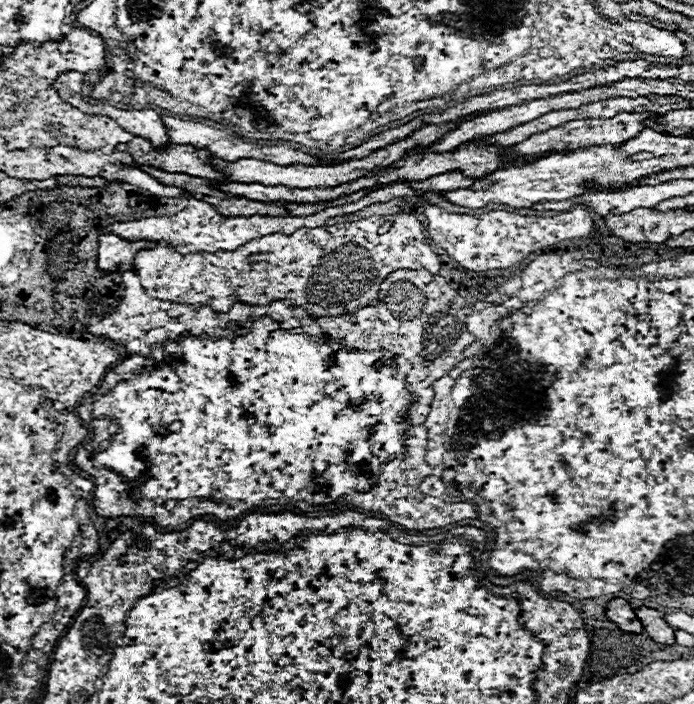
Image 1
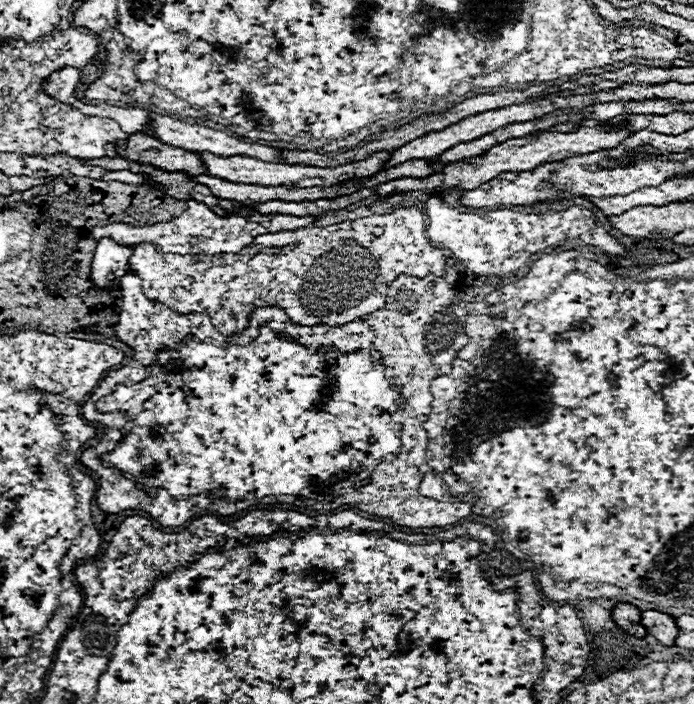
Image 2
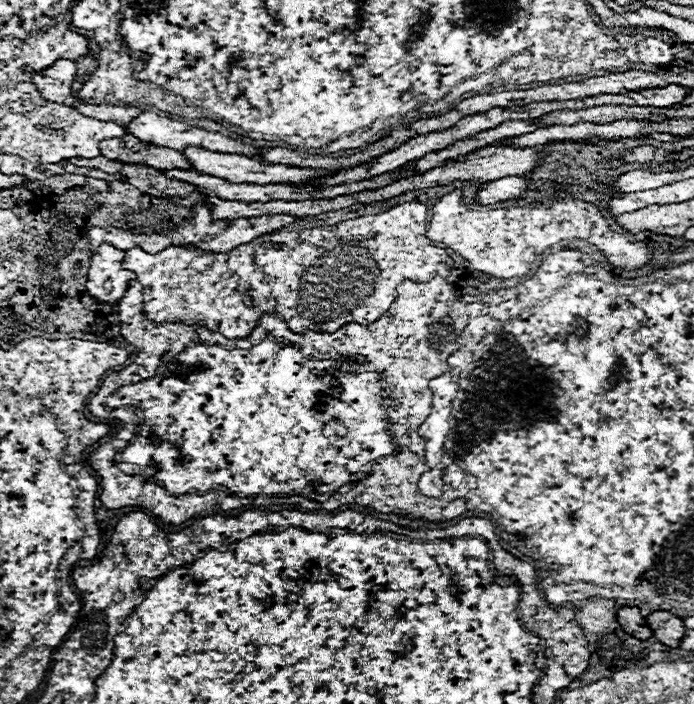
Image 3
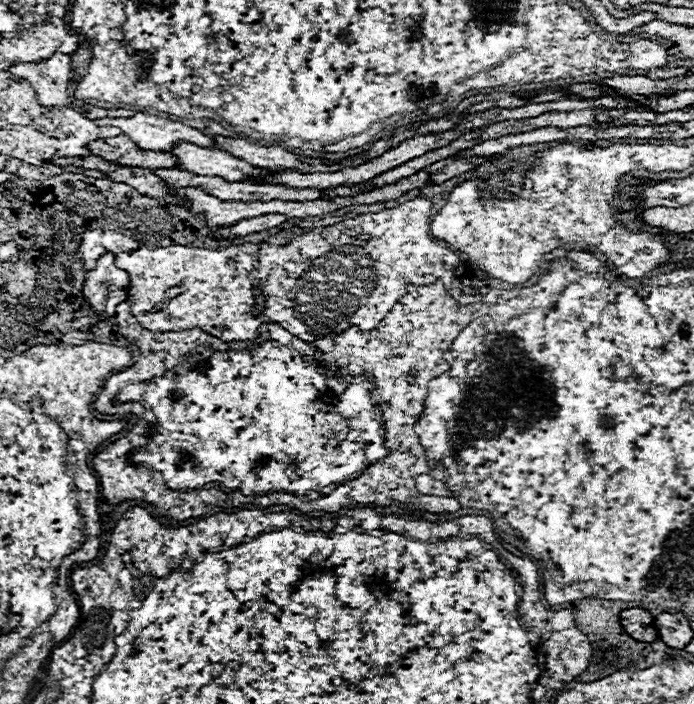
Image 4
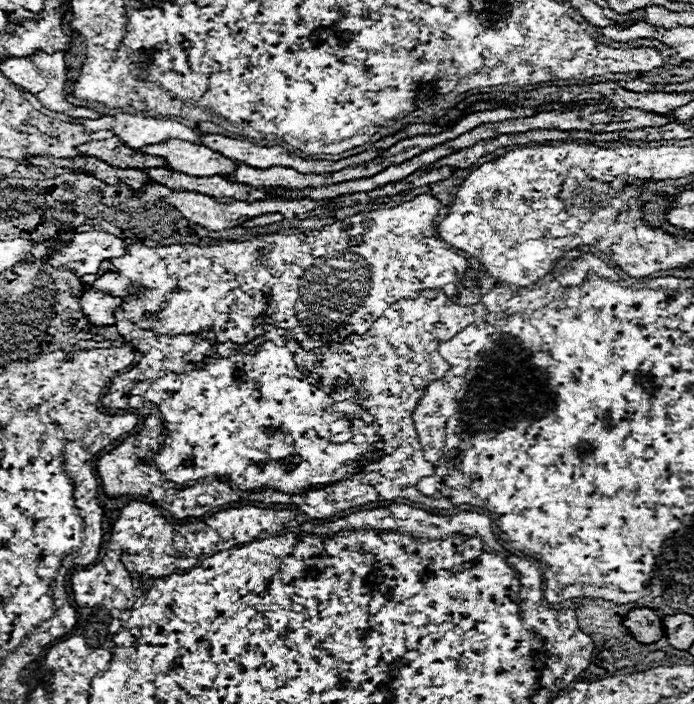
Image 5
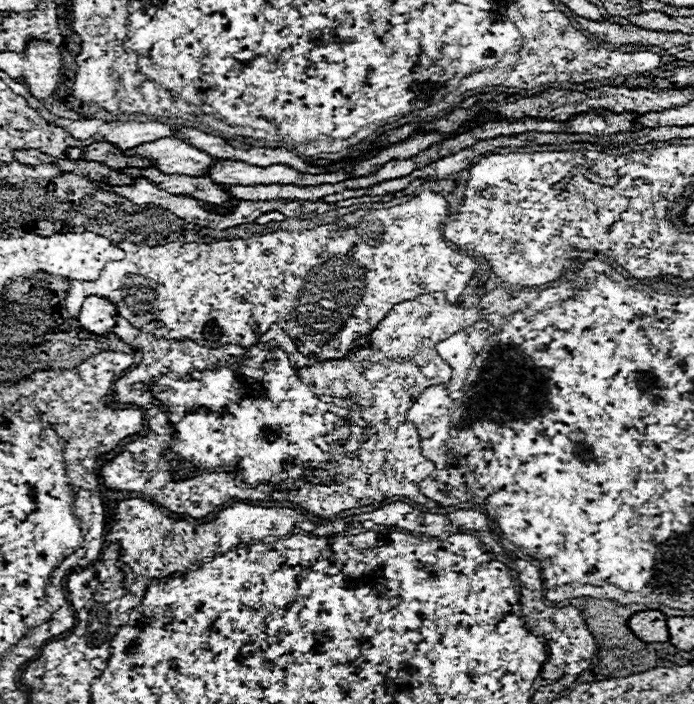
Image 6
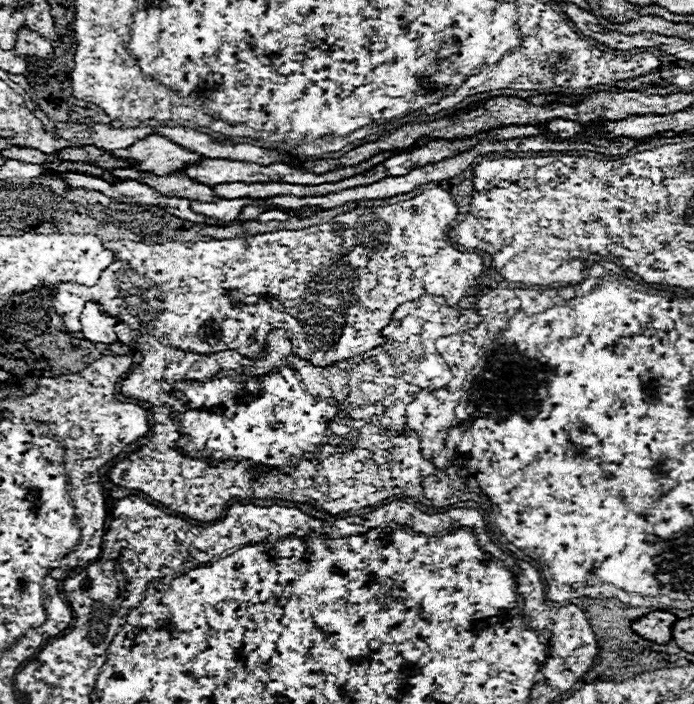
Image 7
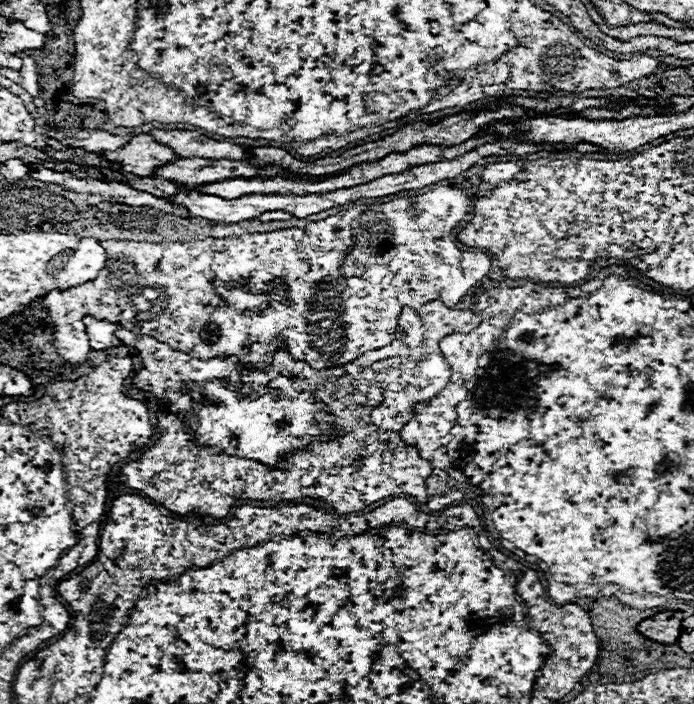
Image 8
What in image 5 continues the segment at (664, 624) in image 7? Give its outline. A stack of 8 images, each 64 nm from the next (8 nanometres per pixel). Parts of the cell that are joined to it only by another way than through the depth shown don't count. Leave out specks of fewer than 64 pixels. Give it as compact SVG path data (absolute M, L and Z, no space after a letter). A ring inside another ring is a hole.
M648 608L632 610L630 614L626 614L624 626L638 642L658 642L666 636L662 626L662 616Z

